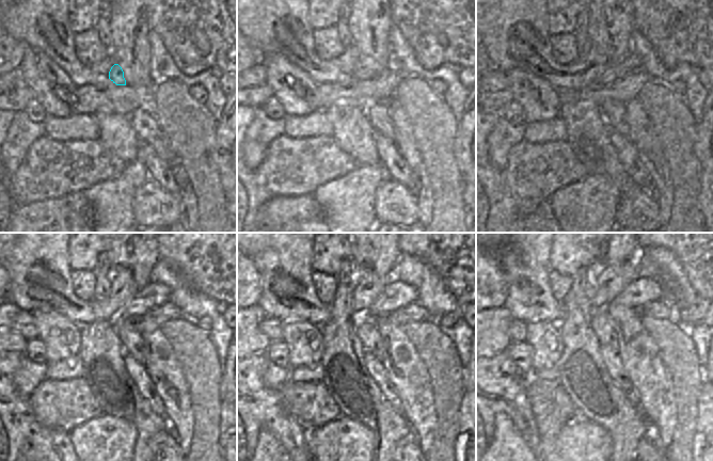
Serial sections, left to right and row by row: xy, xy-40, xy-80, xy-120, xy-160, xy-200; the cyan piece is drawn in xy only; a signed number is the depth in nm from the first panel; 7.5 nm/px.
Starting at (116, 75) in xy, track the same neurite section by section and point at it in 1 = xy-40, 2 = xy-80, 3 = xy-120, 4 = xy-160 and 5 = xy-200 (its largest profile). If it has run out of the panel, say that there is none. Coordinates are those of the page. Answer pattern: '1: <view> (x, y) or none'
1: xy-40 (361, 74)
2: xy-80 (631, 63)
3: xy-120 (155, 295)
4: xy-160 (396, 295)
5: xy-200 (642, 290)

